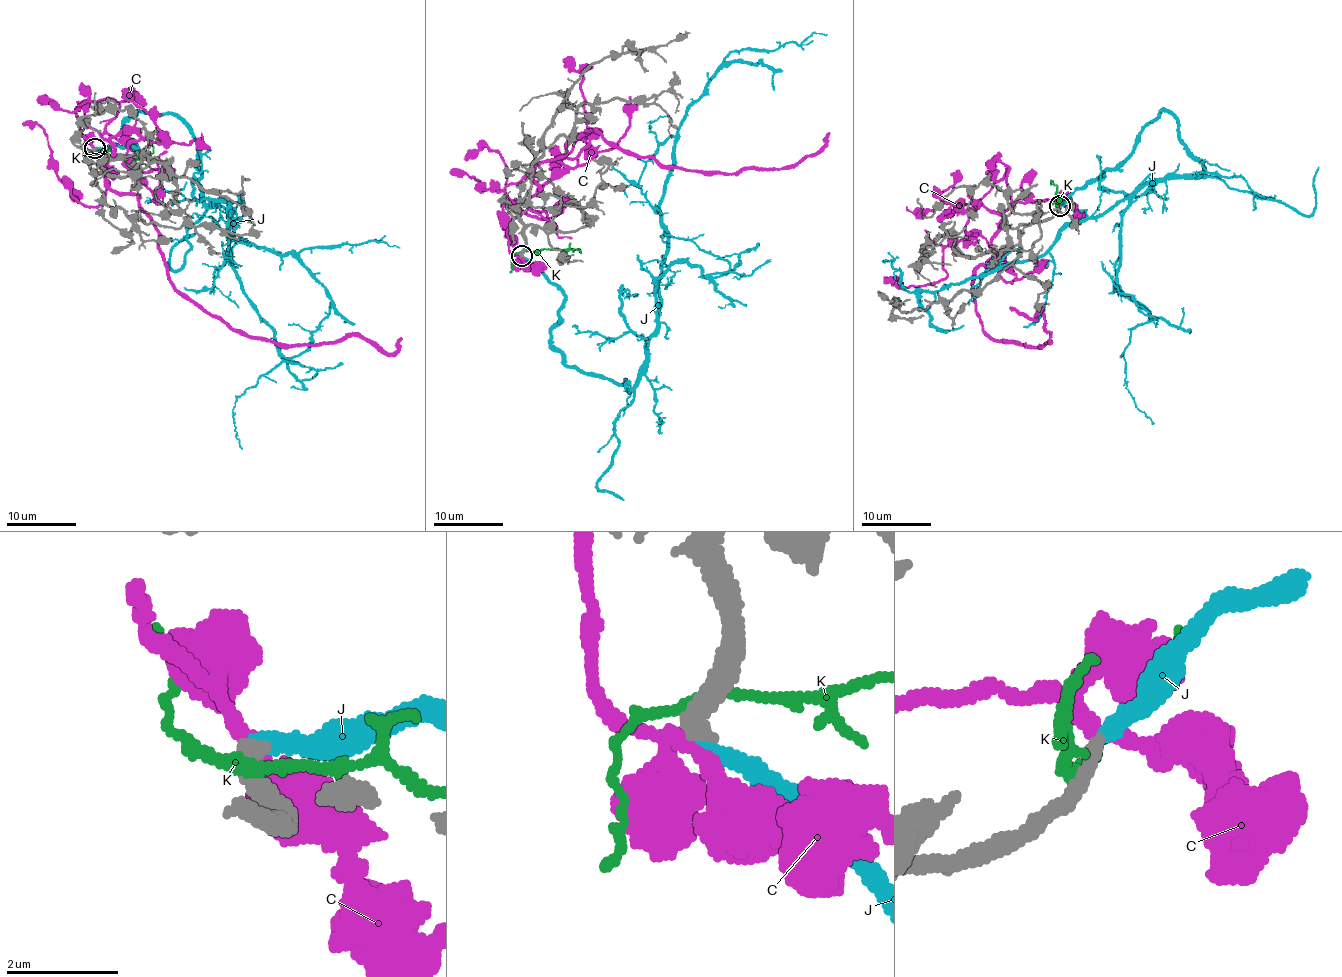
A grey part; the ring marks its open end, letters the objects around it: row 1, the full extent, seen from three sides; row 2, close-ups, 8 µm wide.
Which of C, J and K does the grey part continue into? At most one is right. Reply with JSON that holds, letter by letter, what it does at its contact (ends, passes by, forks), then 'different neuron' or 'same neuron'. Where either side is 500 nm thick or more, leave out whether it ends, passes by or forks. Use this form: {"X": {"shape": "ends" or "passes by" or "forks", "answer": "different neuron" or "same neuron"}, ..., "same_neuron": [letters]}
{"C": {"shape": "passes by", "answer": "different neuron"}, "J": {"shape": "ends", "answer": "same neuron"}, "K": {"shape": "passes by", "answer": "different neuron"}, "same_neuron": ["J"]}

